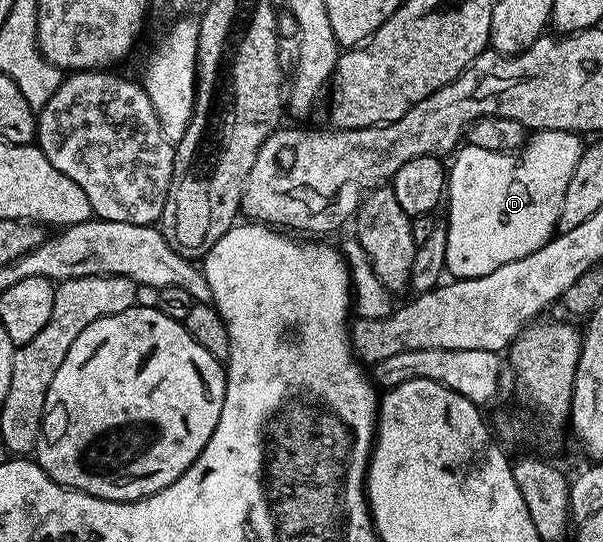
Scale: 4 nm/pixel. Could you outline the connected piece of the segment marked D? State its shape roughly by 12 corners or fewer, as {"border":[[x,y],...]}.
{"border":[[537,130],[470,144],[445,178],[452,279],[550,241],[585,149]]}

